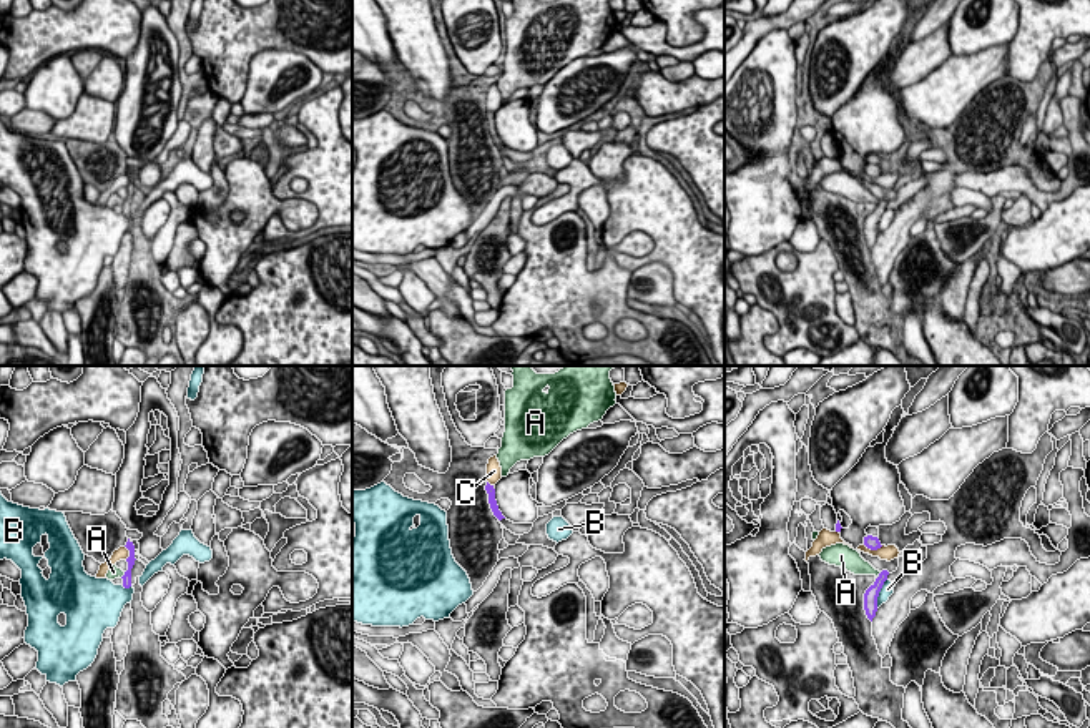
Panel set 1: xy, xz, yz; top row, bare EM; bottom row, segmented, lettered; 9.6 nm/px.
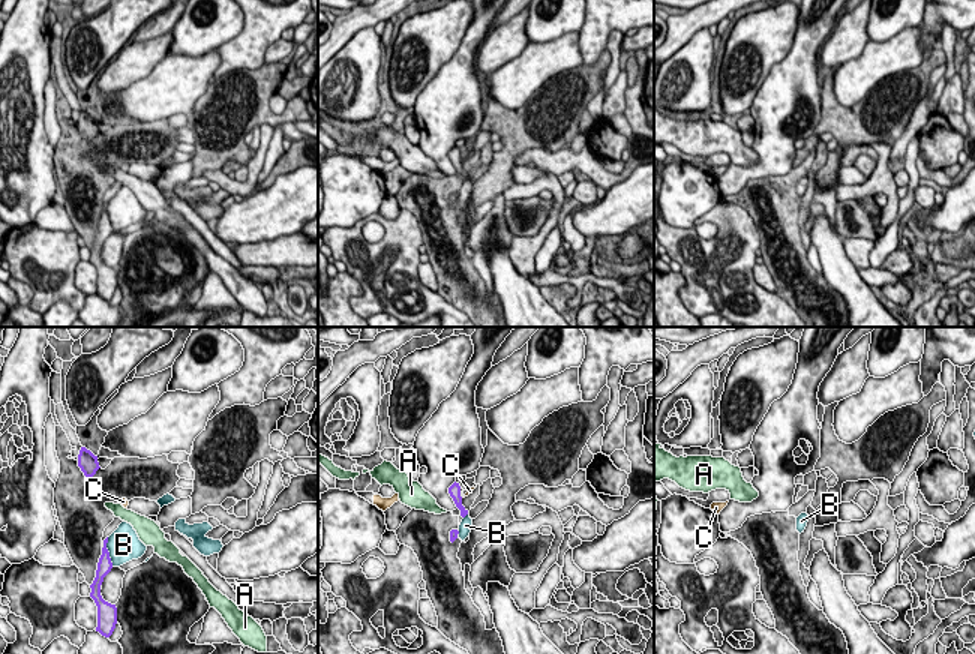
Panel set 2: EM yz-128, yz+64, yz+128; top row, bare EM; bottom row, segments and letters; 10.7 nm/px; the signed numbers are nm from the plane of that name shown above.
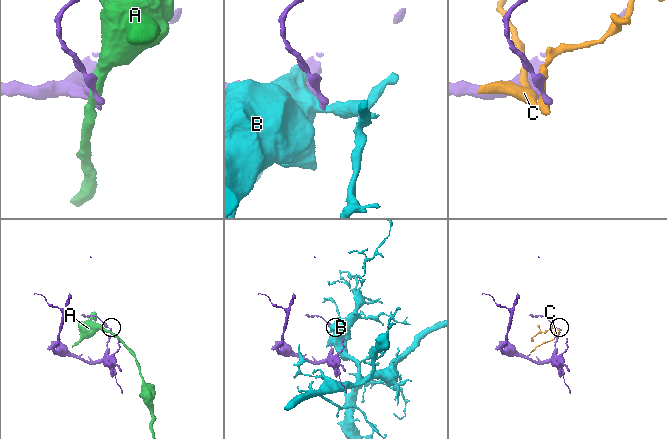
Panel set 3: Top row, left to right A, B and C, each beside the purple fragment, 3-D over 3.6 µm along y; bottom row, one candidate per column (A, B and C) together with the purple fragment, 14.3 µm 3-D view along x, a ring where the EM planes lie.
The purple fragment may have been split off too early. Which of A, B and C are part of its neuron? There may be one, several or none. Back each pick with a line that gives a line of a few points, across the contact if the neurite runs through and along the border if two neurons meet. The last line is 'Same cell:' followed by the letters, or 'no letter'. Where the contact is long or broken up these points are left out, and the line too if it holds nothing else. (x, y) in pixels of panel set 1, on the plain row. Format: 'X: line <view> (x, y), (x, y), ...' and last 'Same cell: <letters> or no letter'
Same cell: C

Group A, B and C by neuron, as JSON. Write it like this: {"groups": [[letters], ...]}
{"groups": [["A"], ["B"], ["C"]]}

